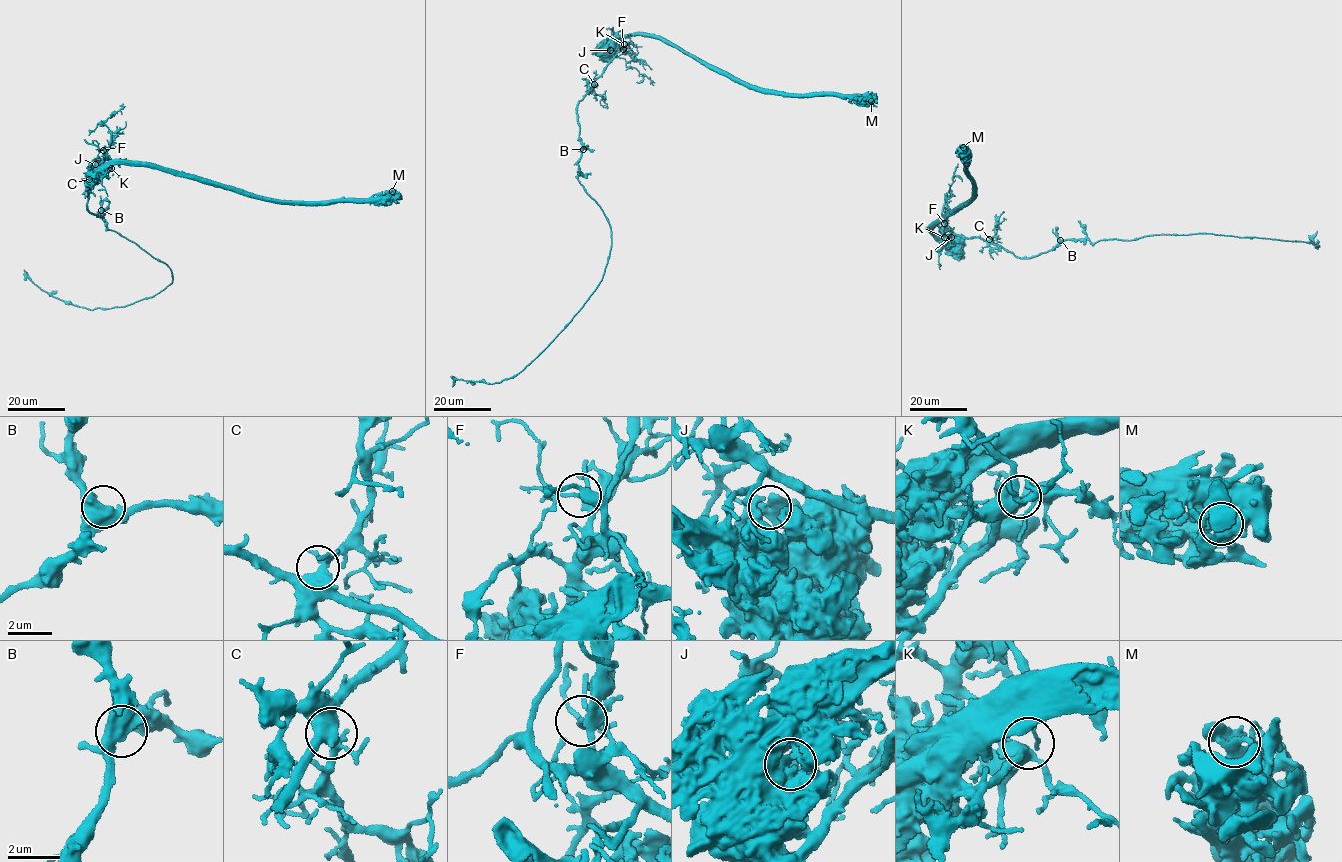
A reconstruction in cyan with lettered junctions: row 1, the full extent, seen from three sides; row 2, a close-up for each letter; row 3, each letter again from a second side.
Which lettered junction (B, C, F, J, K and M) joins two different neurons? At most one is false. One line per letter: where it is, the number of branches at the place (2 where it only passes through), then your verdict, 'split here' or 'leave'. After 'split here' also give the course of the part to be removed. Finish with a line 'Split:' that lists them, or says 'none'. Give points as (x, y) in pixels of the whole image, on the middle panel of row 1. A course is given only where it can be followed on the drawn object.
B: at (583, 149); 3 branches meet; leave
C: at (594, 84); 4 branches meet; leave
F: at (623, 49); 5 branches meet; leave
J: at (610, 50); 5 branches meet; split here; foreign part runs (610, 50), (616, 54), (577, 105), (578, 179), (611, 230), (602, 279), (519, 373), (452, 386)
K: at (624, 44); 6 branches meet; leave
M: at (871, 101); 5 branches meet; leave
Split: J

